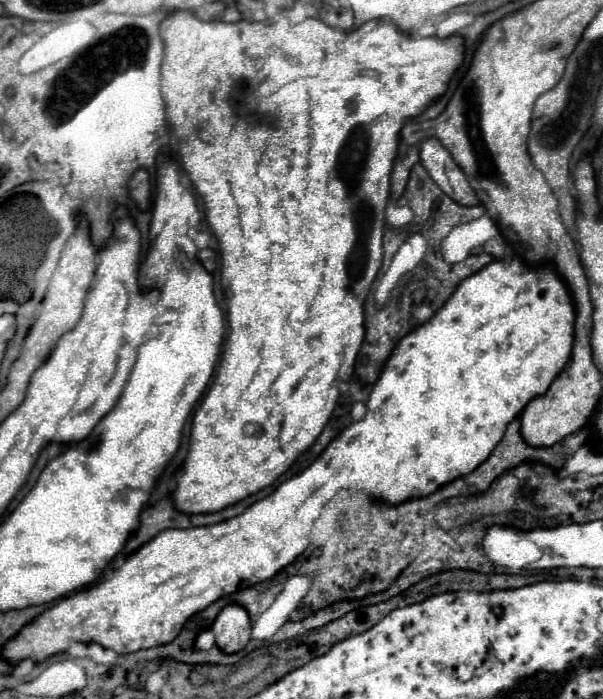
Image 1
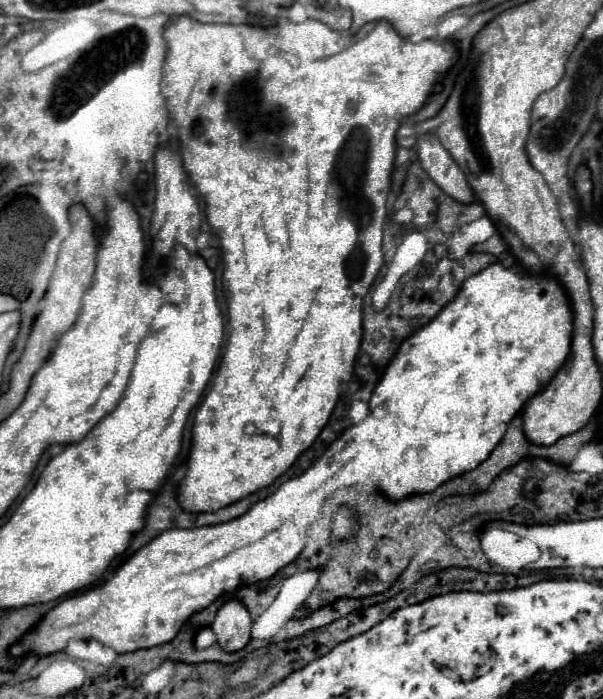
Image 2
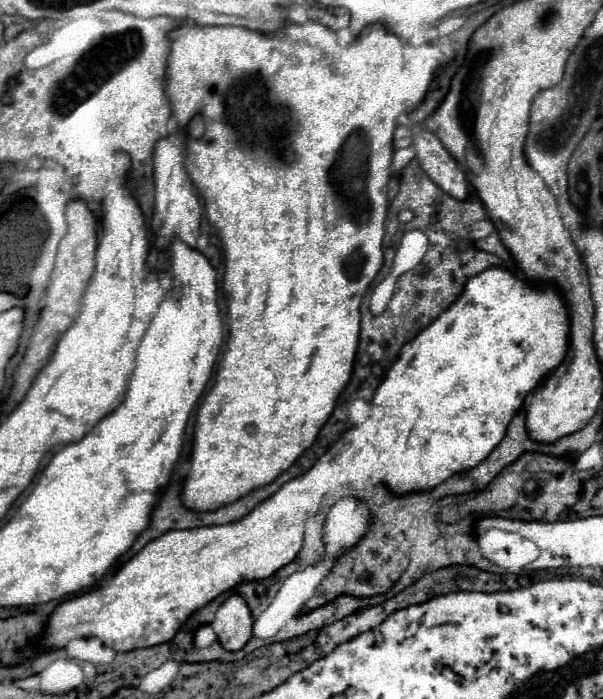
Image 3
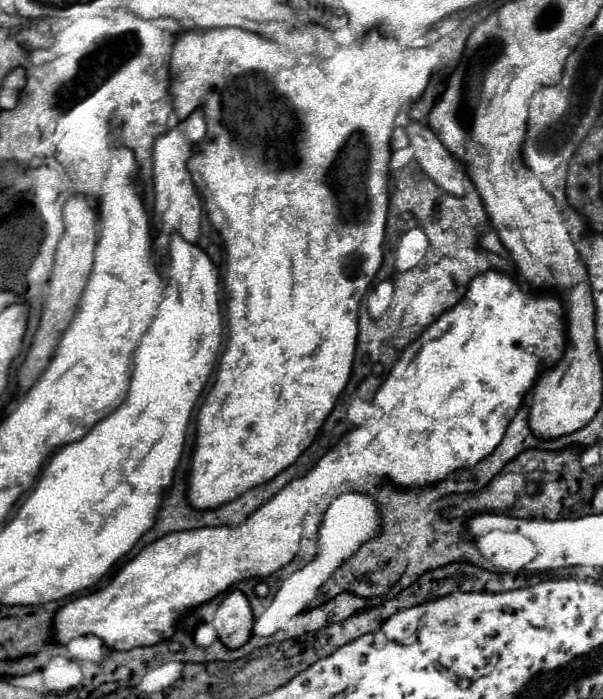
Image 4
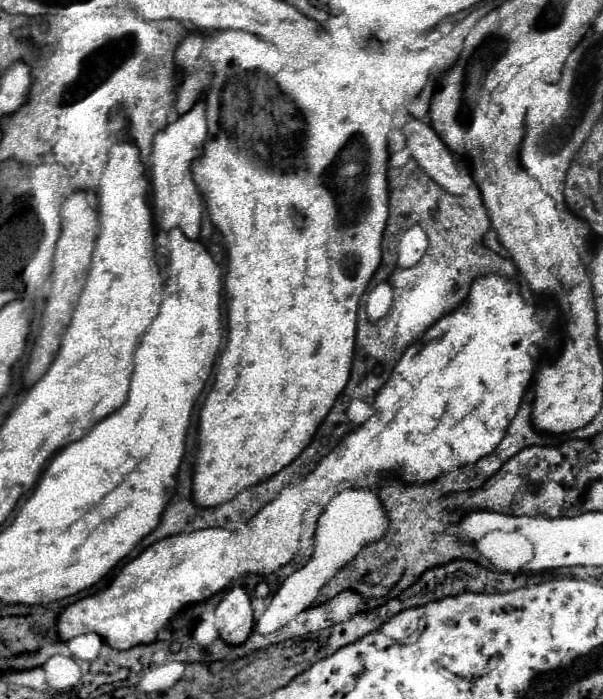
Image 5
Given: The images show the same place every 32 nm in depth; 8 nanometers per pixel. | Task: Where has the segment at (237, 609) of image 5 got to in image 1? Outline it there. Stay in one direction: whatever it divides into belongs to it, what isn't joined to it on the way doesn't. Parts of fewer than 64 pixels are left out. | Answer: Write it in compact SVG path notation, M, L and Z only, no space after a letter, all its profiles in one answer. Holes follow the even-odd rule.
M240 604L224 606L212 624L212 632L220 650L228 654L242 650L250 640L250 618L246 608Z

